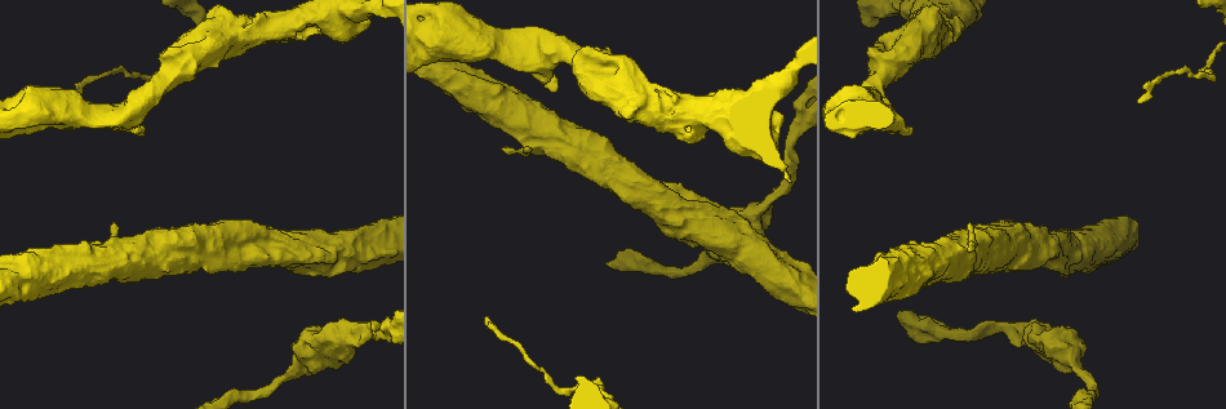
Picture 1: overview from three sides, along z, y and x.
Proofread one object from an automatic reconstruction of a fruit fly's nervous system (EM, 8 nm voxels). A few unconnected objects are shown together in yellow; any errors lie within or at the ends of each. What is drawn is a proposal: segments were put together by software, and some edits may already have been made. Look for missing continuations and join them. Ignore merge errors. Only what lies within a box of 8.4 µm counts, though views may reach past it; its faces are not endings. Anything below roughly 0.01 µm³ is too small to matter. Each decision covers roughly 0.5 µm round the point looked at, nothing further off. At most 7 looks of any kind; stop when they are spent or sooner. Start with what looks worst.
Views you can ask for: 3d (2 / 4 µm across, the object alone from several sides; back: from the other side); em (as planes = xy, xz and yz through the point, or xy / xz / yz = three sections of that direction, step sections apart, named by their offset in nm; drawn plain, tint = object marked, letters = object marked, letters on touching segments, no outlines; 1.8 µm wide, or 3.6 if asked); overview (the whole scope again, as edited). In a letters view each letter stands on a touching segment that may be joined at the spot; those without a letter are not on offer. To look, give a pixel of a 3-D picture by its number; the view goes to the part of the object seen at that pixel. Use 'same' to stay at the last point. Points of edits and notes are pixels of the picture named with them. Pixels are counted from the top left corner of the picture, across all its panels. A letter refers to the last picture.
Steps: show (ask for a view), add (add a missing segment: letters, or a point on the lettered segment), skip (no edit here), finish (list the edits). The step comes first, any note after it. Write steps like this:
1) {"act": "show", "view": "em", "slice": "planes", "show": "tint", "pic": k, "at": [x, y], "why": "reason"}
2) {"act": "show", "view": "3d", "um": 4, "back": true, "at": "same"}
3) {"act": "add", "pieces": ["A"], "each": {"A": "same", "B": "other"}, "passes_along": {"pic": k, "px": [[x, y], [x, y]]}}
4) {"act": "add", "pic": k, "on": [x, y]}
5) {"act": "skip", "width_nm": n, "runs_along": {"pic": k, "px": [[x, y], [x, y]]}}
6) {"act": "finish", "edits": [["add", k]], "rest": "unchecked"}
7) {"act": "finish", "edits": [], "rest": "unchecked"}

{"act": "show", "view": "em", "slice": "planes", "show": "letters", "pic": 1, "at": [487, 316], "why": "free end"}

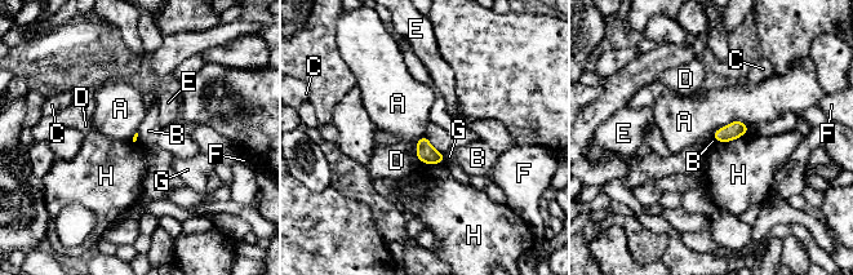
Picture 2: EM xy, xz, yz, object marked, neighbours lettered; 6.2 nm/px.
{"act": "skip", "longest_contact_nm": ["A", 240], "each": {"A": "other", "B": "other", "C": "other", "D": "other", "E": "other", "F": "other", "G": "other", "H": "other"}, "border": {"pic": 2, "px": [[749, 125], [732, 120], [711, 136]]}, "found": "none of them fits"}

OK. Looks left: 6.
{"act": "show", "view": "em", "slice": "planes", "show": "tint", "pic": 1, "at": [748, 216], "why": "thick turns thin"}

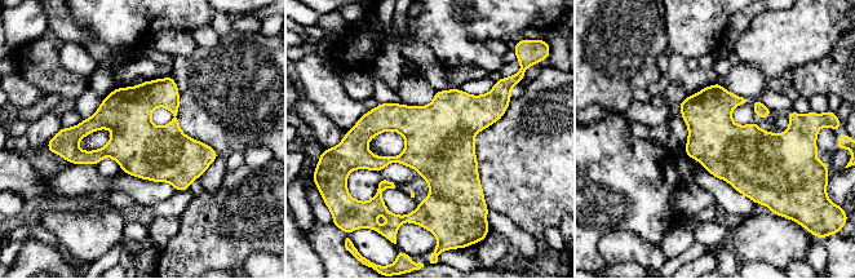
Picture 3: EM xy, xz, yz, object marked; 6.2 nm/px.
{"act": "show", "view": "em", "slice": "planes", "show": "letters", "at": "same", "why": "what lies round it"}

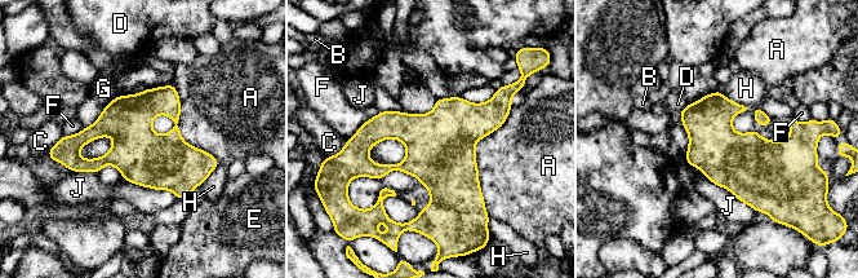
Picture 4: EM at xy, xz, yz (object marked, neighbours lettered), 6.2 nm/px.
{"act": "skip", "width_nm": 340, "each": {"A": "other", "B": "other", "C": "other", "D": "other", "E": "other", "F": "other", "G": "other", "H": "other", "J": "other"}, "border": {"pic": 4, "px": [[123, 180], [169, 189], [178, 198]]}, "found": "none of them fits"}

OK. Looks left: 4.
{"act": "show", "view": "em", "slice": "planes", "show": "letters", "pic": 1, "at": [683, 138], "why": "free end"}

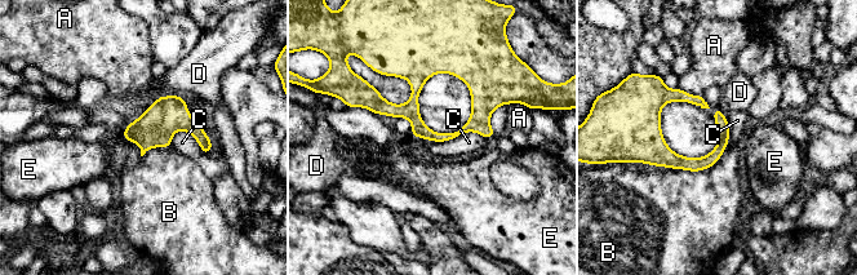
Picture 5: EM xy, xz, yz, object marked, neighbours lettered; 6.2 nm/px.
{"act": "skip", "each": {"A": "other", "B": "other", "C": "other", "D": "other", "E": "other"}, "border": {"pic": 5, "px": [[485, 138], [465, 132], [430, 141]]}, "found": "no lettered segment goes on from it"}

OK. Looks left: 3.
{"act": "finish", "edits": [], "rest": "unchecked"}

